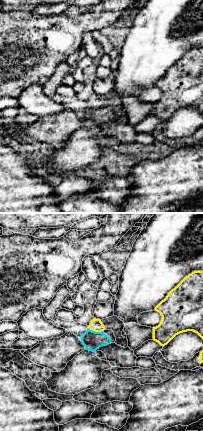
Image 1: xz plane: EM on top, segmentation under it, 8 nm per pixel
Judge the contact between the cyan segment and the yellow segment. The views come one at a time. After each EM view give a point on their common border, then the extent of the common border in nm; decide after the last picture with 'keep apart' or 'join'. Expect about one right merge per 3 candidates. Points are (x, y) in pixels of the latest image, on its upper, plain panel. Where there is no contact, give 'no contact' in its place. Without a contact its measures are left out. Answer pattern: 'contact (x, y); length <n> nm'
contact (94, 107); length 120 nm

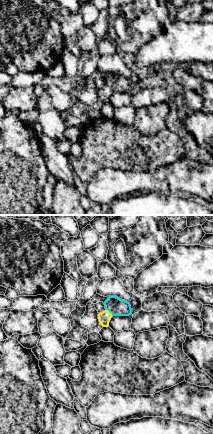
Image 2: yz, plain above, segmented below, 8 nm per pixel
contact (110, 88); length 80 nm

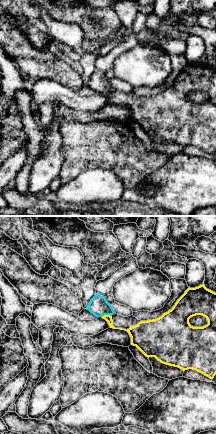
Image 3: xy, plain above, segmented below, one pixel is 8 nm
contact (106, 90); length 90 nm

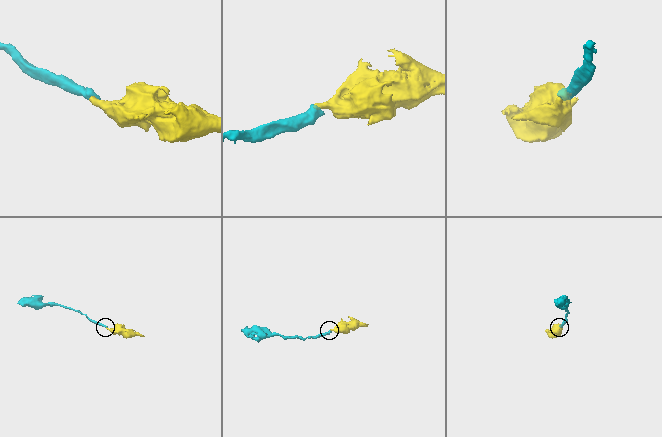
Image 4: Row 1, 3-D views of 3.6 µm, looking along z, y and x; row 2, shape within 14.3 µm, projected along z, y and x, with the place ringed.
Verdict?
join

